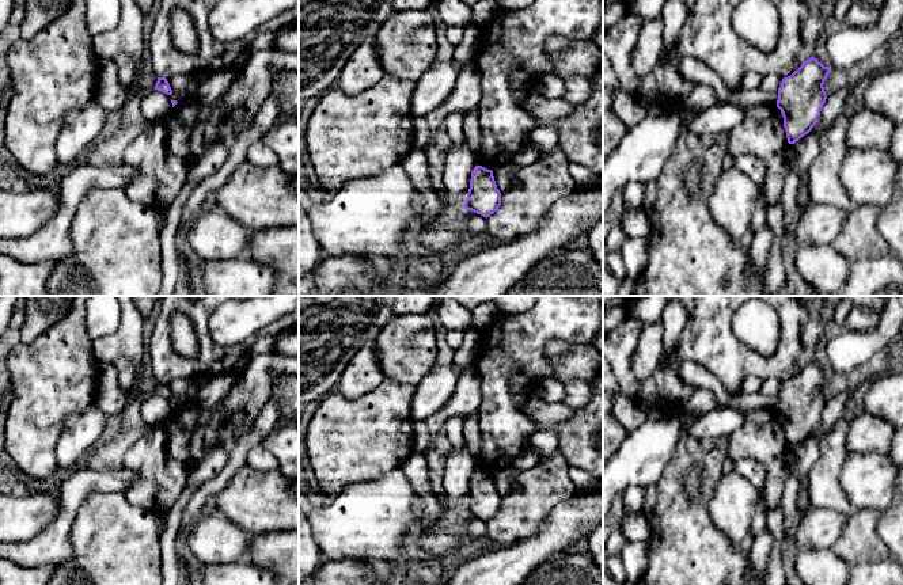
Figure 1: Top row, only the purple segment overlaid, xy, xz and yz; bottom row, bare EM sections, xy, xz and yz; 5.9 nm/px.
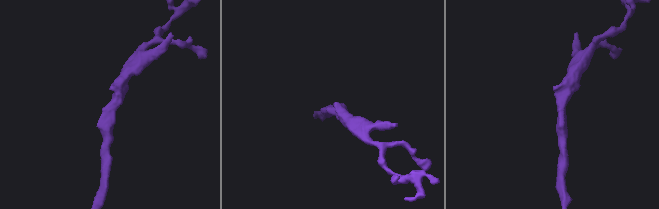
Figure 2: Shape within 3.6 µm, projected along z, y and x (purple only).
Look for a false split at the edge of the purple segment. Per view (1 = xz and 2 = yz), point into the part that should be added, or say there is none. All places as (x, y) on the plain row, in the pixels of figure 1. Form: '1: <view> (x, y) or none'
1: none
2: none

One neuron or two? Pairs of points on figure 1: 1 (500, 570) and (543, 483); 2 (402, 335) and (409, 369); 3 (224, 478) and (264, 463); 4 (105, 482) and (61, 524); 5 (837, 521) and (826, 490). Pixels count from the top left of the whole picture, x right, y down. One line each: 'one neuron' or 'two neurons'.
1: two neurons
2: one neuron
3: two neurons
4: one neuron
5: two neurons

